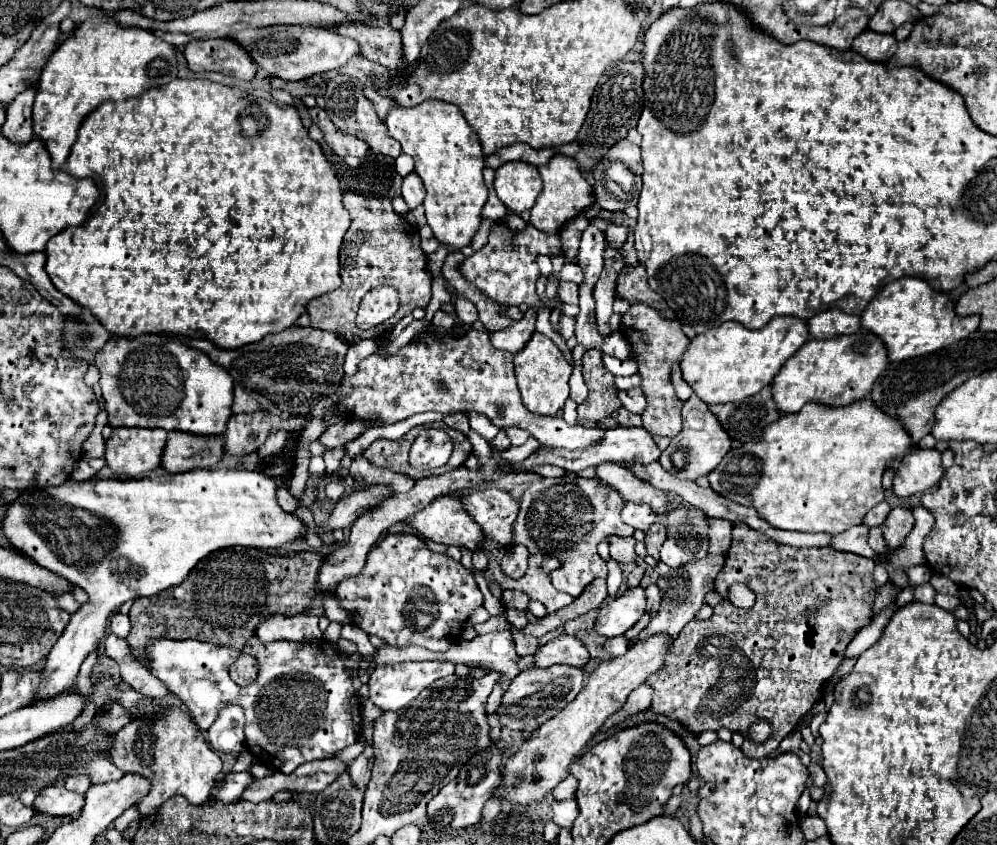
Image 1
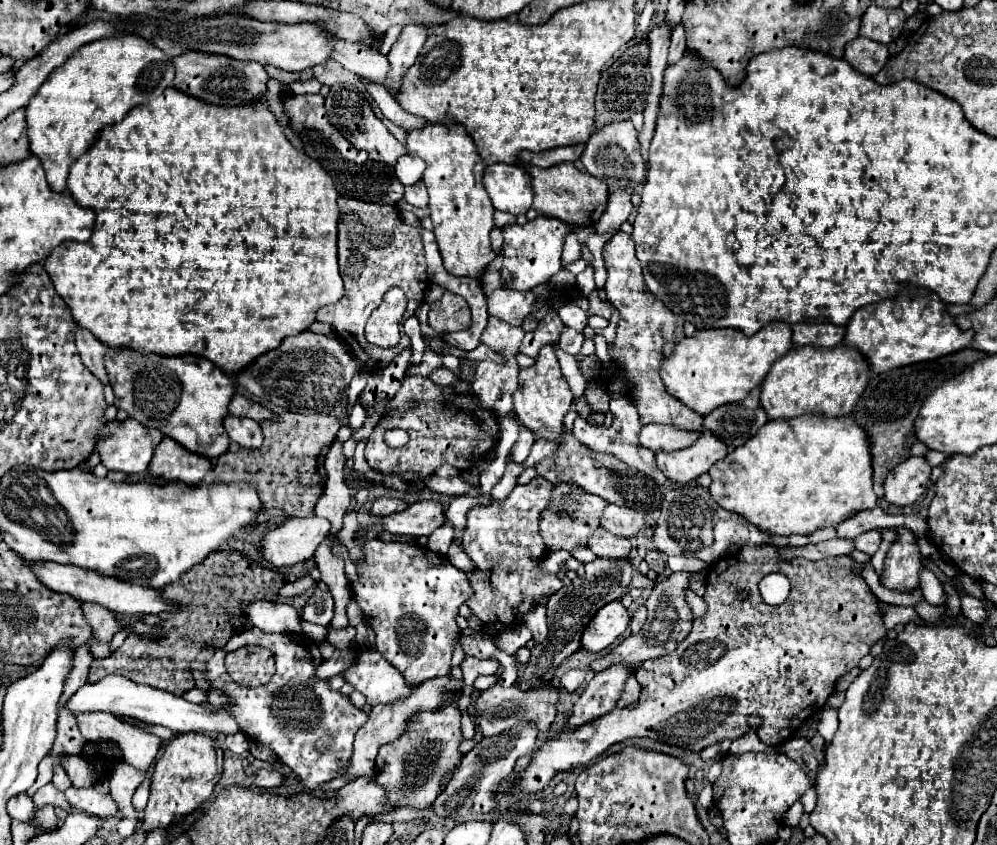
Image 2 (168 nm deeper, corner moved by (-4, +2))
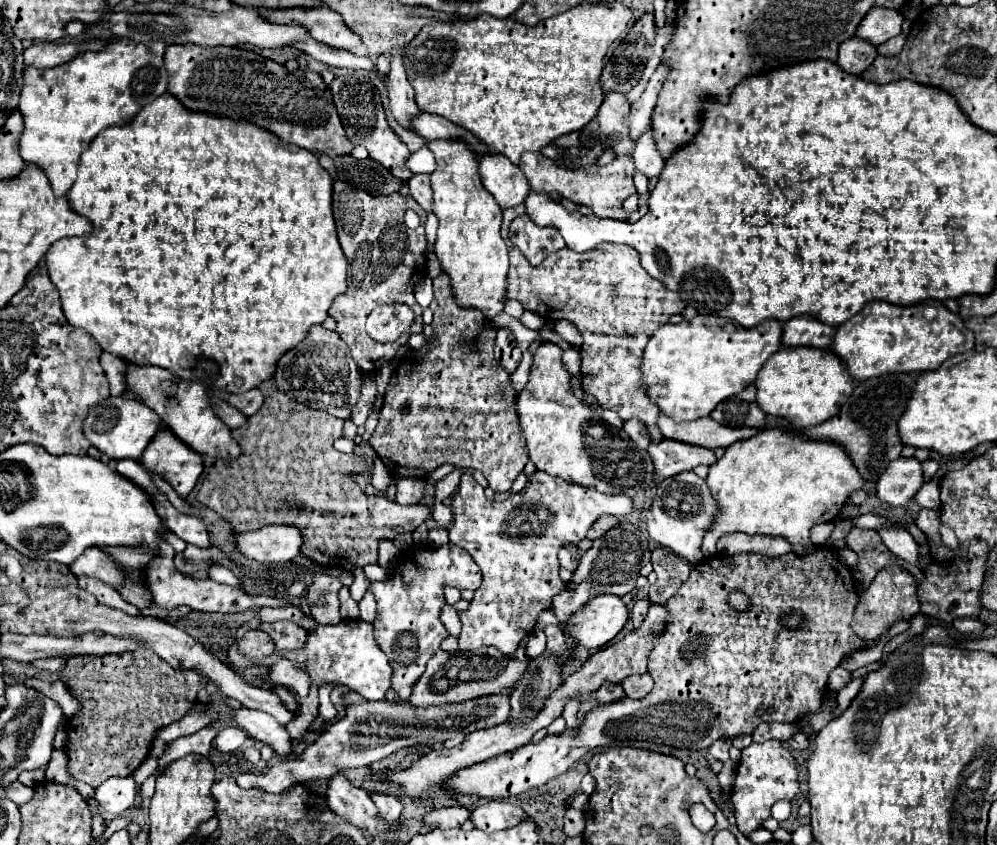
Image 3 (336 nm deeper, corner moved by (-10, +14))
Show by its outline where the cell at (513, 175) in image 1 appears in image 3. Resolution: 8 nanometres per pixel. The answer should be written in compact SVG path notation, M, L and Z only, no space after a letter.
M501 153L483 155L479 159L479 173L485 189L497 199L501 209L521 205L529 195L531 187L525 173Z

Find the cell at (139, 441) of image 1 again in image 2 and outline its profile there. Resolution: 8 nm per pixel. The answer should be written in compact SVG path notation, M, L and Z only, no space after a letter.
M125 419L125 421L107 421L95 437L95 451L101 455L101 463L109 471L123 471L123 473L143 473L149 467L149 461L153 457L155 447L163 439L163 433L159 429L149 429L137 423L135 419Z

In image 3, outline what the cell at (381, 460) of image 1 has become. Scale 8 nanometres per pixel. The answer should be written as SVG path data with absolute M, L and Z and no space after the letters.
M441 273L433 279L433 291L435 301L439 303L431 323L437 333L437 339L427 343L419 351L409 351L409 355L395 369L383 397L379 425L373 431L369 443L379 455L379 459L385 463L387 471L395 477L411 475L425 479L435 471L435 467L443 463L453 463L457 469L479 469L495 493L509 491L529 457L519 427L511 377L493 357L495 329L479 309L461 307L455 303L451 279L447 273Z

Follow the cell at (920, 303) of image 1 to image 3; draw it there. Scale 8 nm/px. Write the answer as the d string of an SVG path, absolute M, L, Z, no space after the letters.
M869 301L851 321L839 325L829 349L847 363L849 373L859 381L883 373L937 369L947 357L971 351L975 347L975 337L965 329L963 319L957 313L951 313L941 301L935 301L935 307L939 309L939 315L933 323L927 323L921 315L921 303L903 307L887 301Z

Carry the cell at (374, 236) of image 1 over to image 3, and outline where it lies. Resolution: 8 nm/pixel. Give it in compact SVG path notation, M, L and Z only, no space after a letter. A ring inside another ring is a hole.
M335 181L333 185L333 215L337 217L337 235L339 235L339 243L343 247L343 253L349 261L349 275L347 275L347 291L343 295L337 295L329 307L329 315L337 319L337 333L341 335L341 339L347 343L353 359L357 361L359 369L363 373L377 373L385 363L391 363L395 353L409 341L411 335L415 333L423 333L423 319L421 319L421 305L415 301L413 297L413 289L417 283L421 283L427 277L427 259L425 259L425 251L427 251L427 237L425 237L425 219L427 219L427 211L419 207L419 203L415 203L415 199L403 197L401 193L393 193L393 195L379 195L373 197L361 189L351 189L351 185L343 183L343 181ZM407 209L417 211L417 215L421 217L421 225L417 229L409 229L403 223L403 215ZM383 303L407 303L413 313L415 313L415 321L411 325L411 331L407 335L403 335L399 341L393 343L379 343L375 339L371 339L365 331L365 319L371 313L371 309L383 305Z

